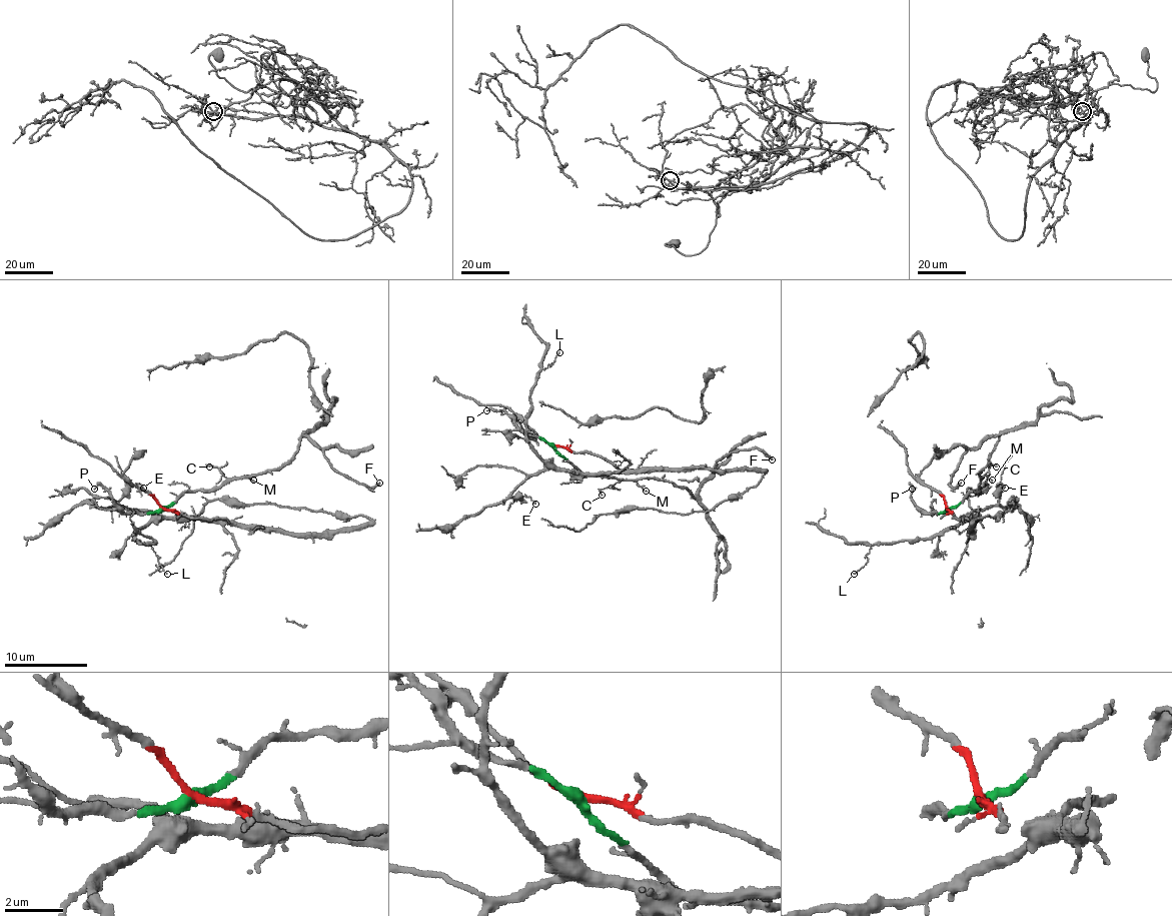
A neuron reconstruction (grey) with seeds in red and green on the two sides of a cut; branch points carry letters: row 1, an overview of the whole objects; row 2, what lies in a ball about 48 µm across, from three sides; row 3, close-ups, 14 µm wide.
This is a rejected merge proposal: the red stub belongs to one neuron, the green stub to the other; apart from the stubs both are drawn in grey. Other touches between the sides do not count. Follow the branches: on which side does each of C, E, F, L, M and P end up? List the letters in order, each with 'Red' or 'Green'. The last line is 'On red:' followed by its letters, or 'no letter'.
C: Green
E: Red
F: Green
L: Red
M: Green
P: Green
On red: E, L

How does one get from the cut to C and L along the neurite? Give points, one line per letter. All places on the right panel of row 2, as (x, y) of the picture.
C: (947, 508), (955, 508), (976, 491), (980, 479), (991, 466), (997, 466)
L: (947, 508), (955, 518), (974, 518), (964, 518), (941, 535), (874, 543), (866, 556), (868, 562), (853, 575)

